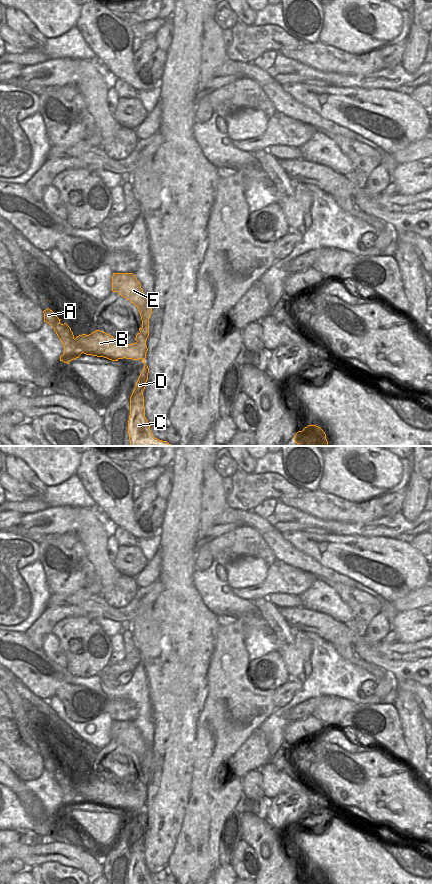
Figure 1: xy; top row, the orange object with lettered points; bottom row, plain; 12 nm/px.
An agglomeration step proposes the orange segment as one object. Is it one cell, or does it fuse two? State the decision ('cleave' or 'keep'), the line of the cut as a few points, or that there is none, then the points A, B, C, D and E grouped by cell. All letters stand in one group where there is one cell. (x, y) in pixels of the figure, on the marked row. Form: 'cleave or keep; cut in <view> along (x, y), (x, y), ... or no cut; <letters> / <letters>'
cleave; cut in xy along (142, 327), (146, 338); A B / C D E

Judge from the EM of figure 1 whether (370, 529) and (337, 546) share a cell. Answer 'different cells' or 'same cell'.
different cells

